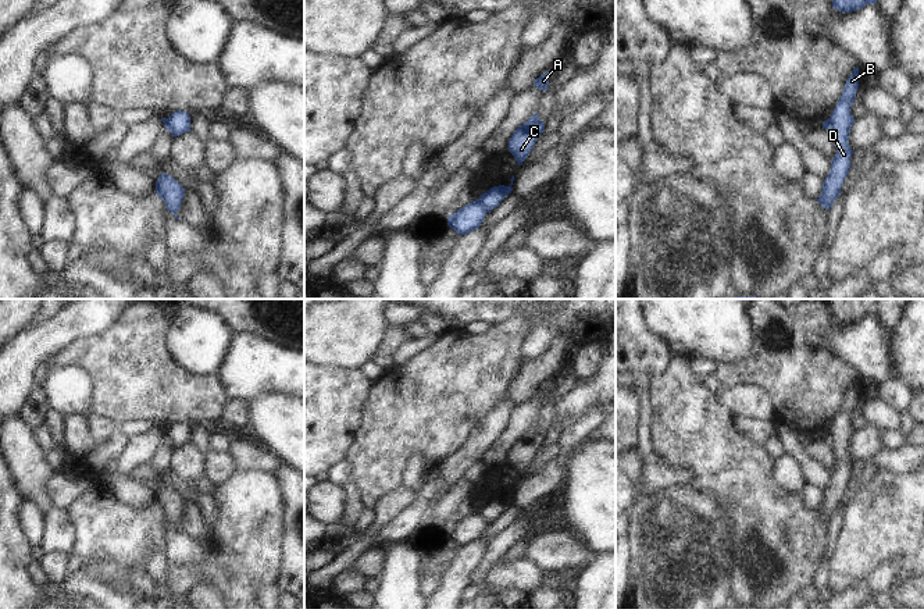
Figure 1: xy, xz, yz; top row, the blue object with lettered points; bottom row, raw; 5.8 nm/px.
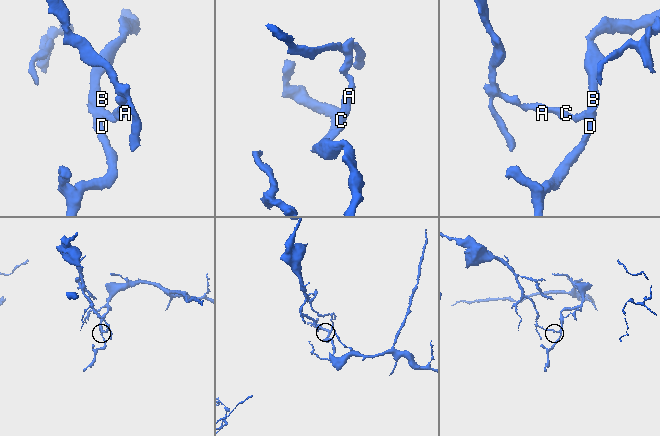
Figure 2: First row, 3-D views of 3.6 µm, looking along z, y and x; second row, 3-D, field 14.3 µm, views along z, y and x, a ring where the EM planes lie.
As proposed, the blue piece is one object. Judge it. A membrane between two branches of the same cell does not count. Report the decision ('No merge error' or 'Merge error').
Merge error

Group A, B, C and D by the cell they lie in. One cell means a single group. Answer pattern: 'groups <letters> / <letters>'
groups A C / B D

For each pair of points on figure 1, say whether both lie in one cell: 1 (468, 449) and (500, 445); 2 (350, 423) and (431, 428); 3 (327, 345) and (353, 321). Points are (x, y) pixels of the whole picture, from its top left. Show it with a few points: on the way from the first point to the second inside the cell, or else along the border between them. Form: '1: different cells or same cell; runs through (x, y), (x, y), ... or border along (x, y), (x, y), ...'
1: different cells; border along (509, 420), (480, 460)
2: different cells; border along (368, 391), (361, 427), (348, 453)
3: same cell; runs through (334, 338), (346, 328)

